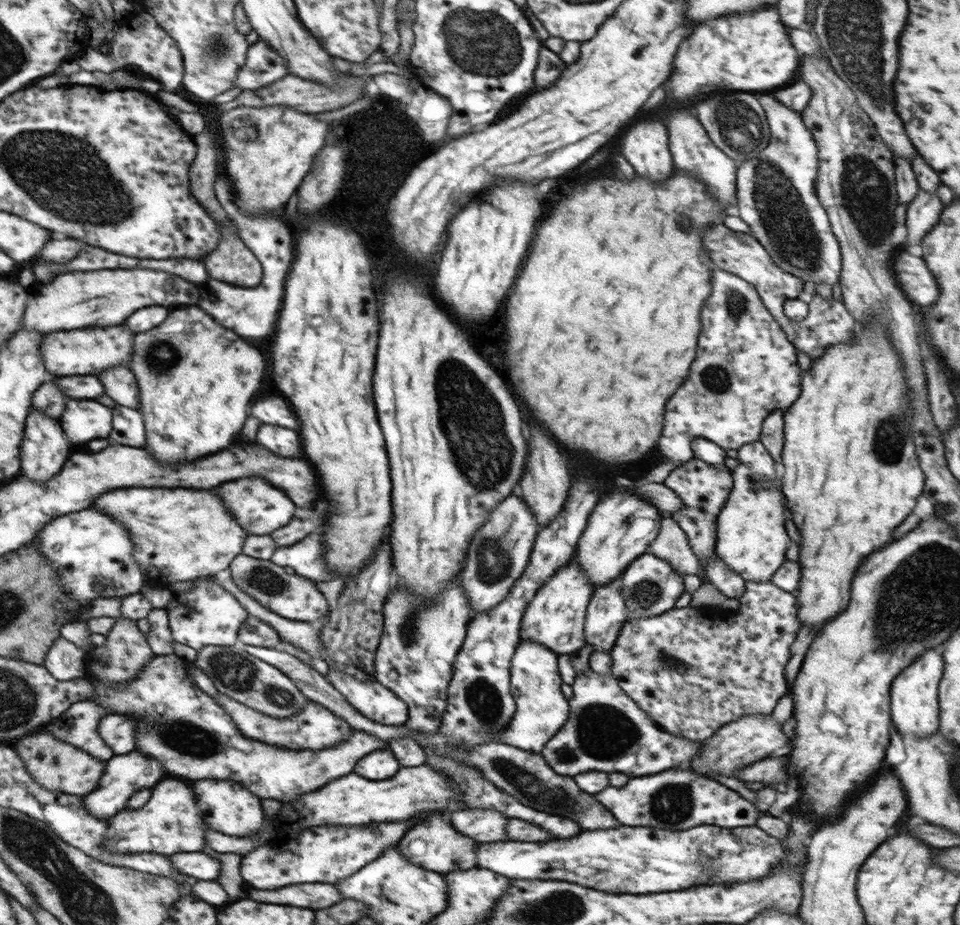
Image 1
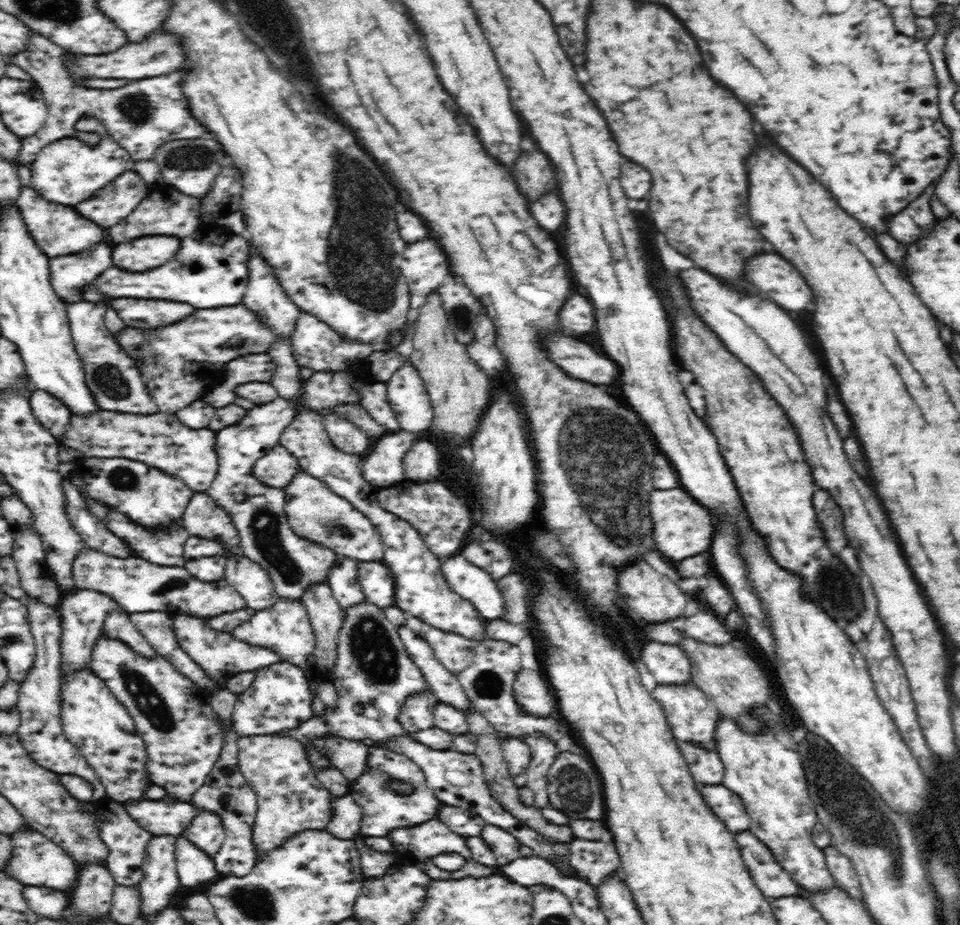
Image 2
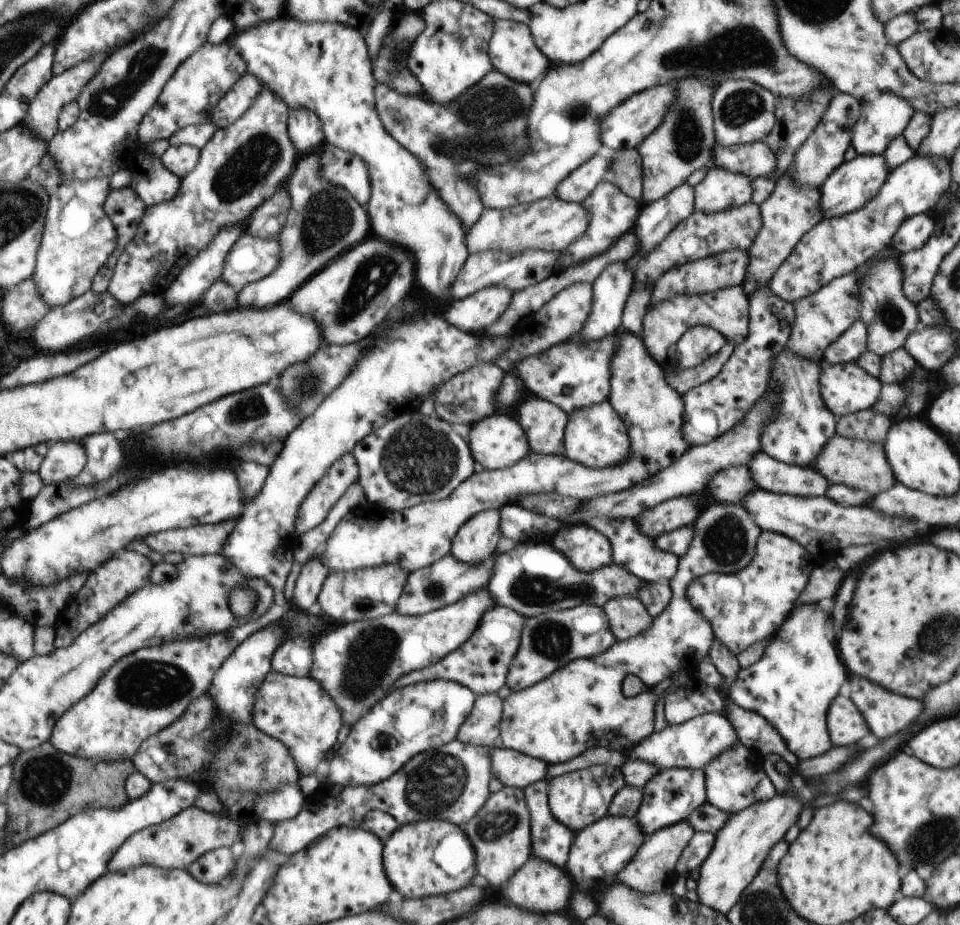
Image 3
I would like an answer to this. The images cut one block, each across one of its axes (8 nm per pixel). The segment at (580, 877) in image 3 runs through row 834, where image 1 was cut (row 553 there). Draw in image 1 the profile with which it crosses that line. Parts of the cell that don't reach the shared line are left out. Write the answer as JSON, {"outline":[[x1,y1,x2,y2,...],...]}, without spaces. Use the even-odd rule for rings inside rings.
{"outline":[[624,490,608,496,608,500,600,500,588,517,588,524,577,542,575,559,579,560,581,572,587,576,594,589,610,584,621,576,633,560,646,553,648,545,660,530,660,510,644,501,635,490]]}

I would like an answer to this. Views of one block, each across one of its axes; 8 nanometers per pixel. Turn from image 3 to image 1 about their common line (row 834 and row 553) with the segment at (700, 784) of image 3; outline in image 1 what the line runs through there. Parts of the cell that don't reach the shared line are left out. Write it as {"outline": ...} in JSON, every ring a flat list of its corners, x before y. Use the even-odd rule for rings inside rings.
{"outline":[[650,552,633,560,621,575,621,593,626,604,626,621,635,618,658,616,674,608,684,592,683,575,676,572,665,560]]}

